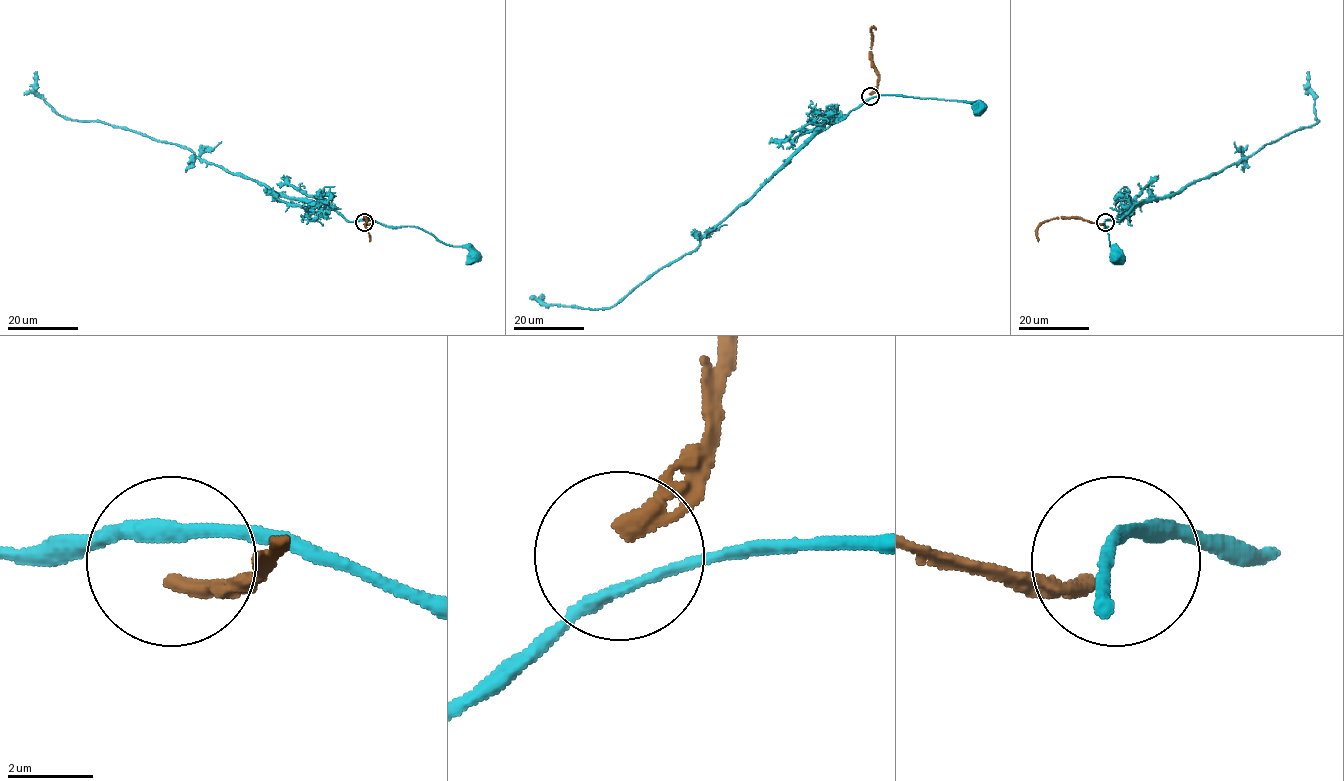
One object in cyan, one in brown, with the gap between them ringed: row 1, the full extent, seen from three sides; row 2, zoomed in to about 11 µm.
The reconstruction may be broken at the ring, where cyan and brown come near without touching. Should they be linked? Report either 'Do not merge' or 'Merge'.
Do not merge

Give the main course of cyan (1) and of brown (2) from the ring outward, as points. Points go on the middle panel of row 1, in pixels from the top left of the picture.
1: (870, 98), (892, 95), (970, 101), (979, 107)
2: (870, 94), (877, 86), (870, 43), (871, 29), (875, 29)

